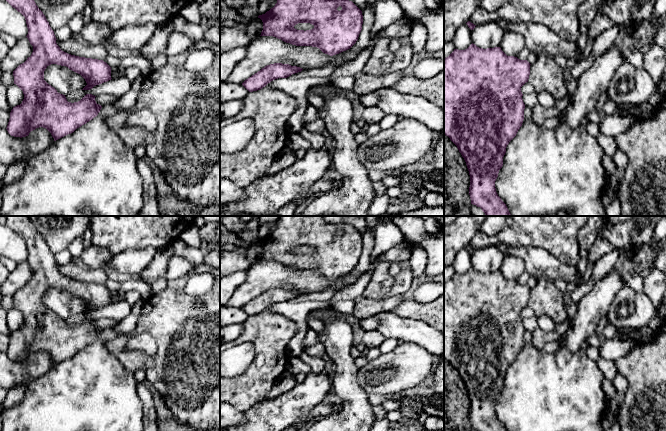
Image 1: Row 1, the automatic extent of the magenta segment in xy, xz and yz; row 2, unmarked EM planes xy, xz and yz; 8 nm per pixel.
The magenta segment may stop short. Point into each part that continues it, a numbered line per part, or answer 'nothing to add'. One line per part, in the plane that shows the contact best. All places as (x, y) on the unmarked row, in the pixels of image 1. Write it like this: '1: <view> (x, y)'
nothing to add

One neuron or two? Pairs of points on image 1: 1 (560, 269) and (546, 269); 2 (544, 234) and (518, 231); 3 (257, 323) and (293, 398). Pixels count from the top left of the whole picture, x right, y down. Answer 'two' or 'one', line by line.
1: one
2: one
3: two

